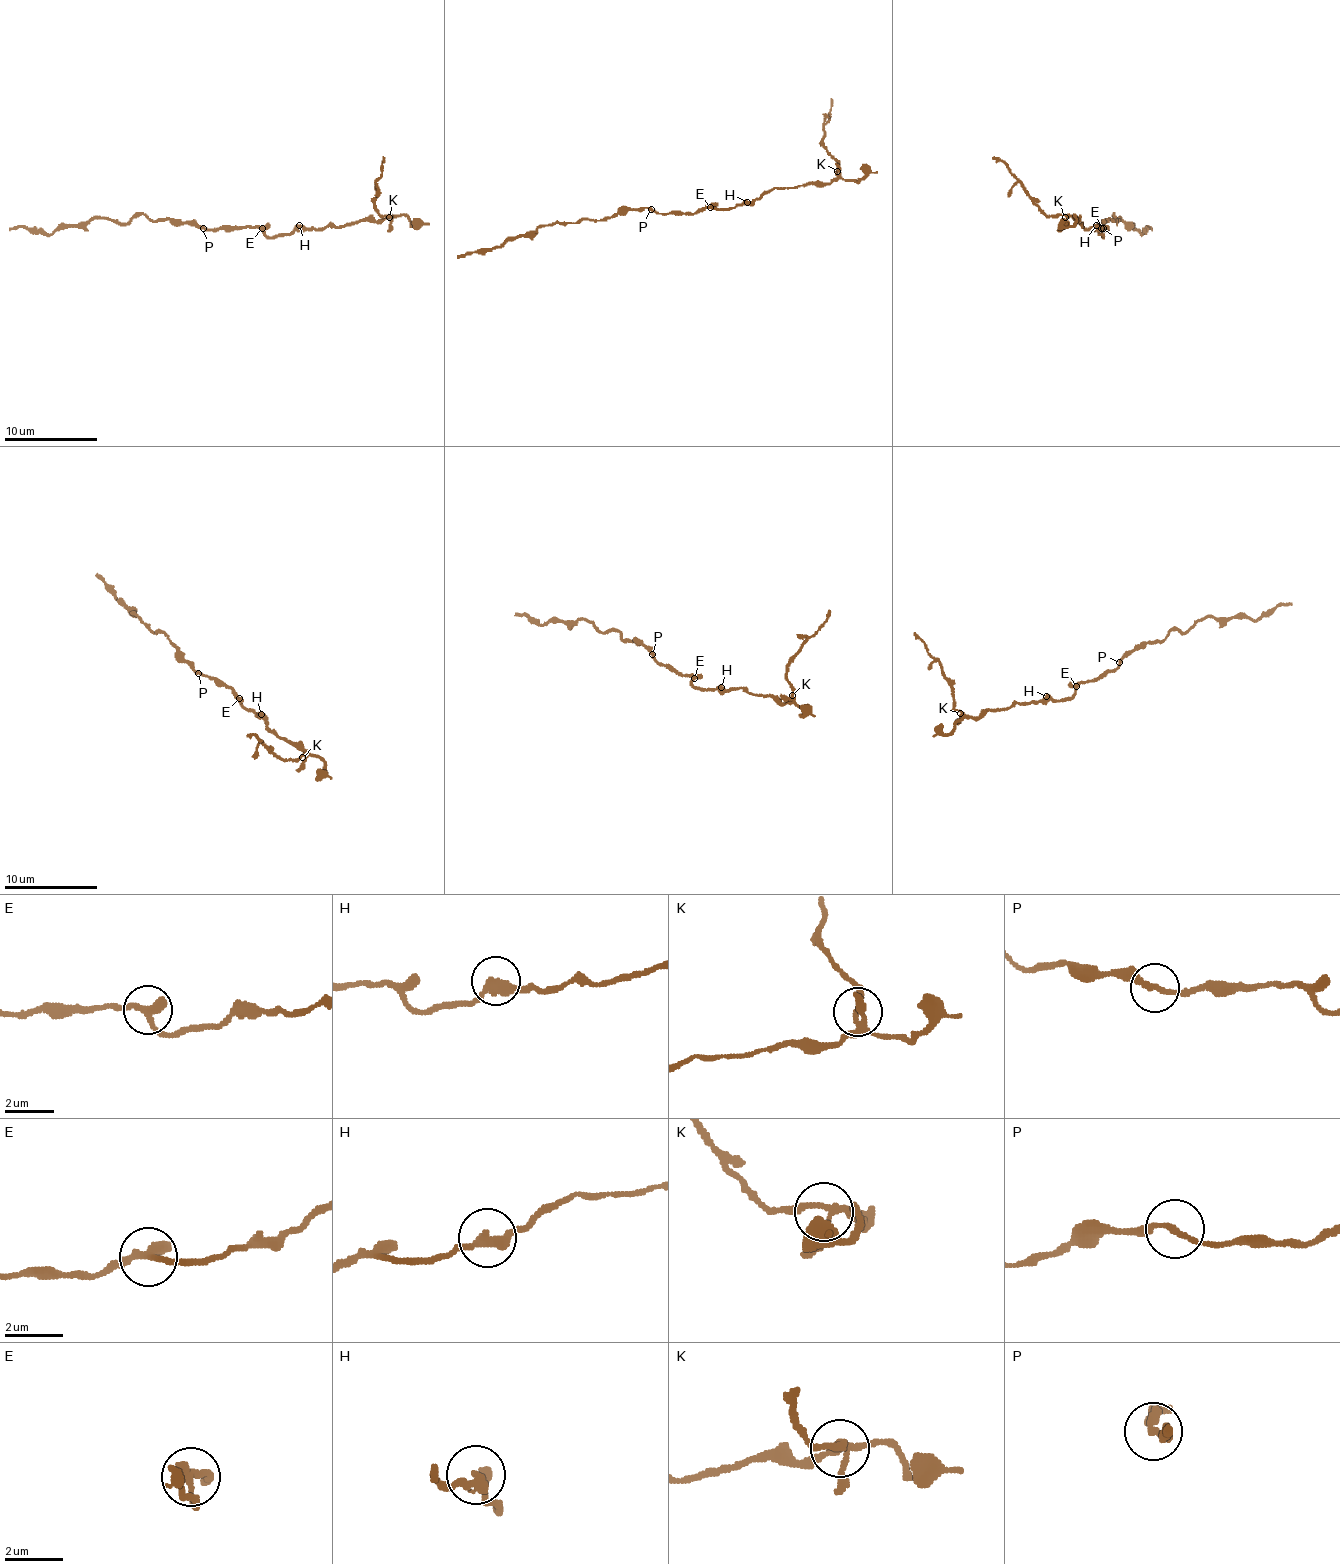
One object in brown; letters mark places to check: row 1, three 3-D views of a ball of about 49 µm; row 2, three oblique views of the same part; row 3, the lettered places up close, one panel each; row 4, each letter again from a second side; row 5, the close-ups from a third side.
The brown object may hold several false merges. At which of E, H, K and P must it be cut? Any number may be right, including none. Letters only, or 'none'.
none

